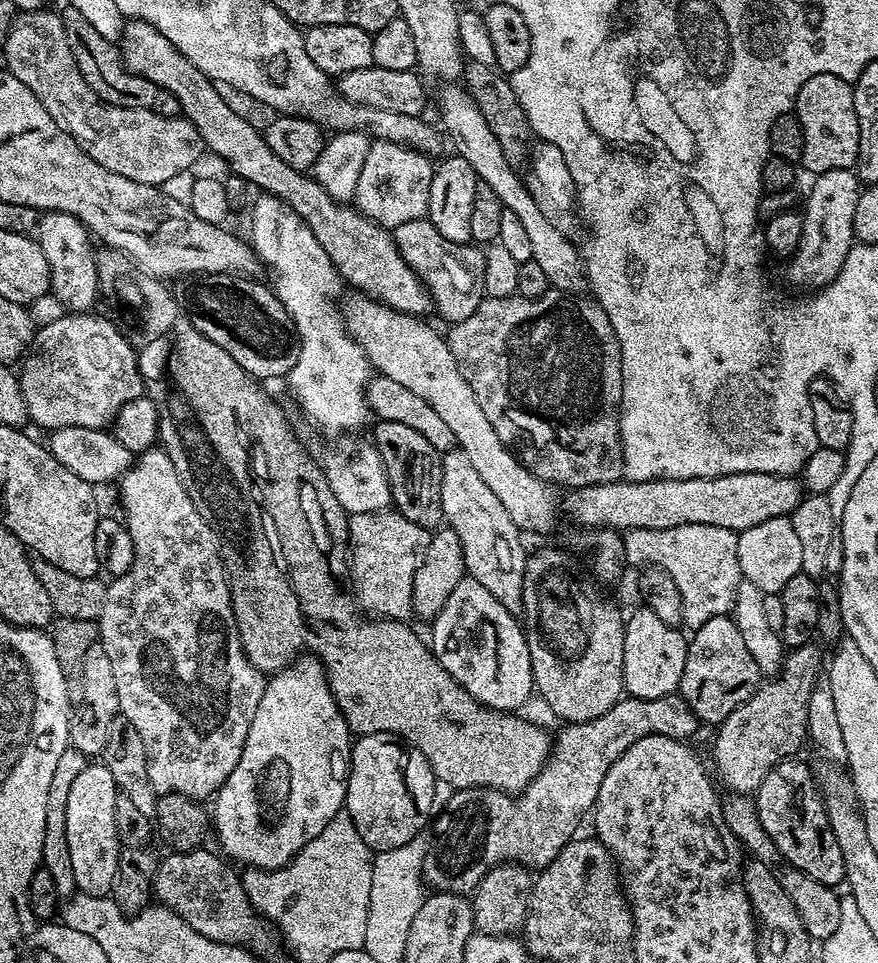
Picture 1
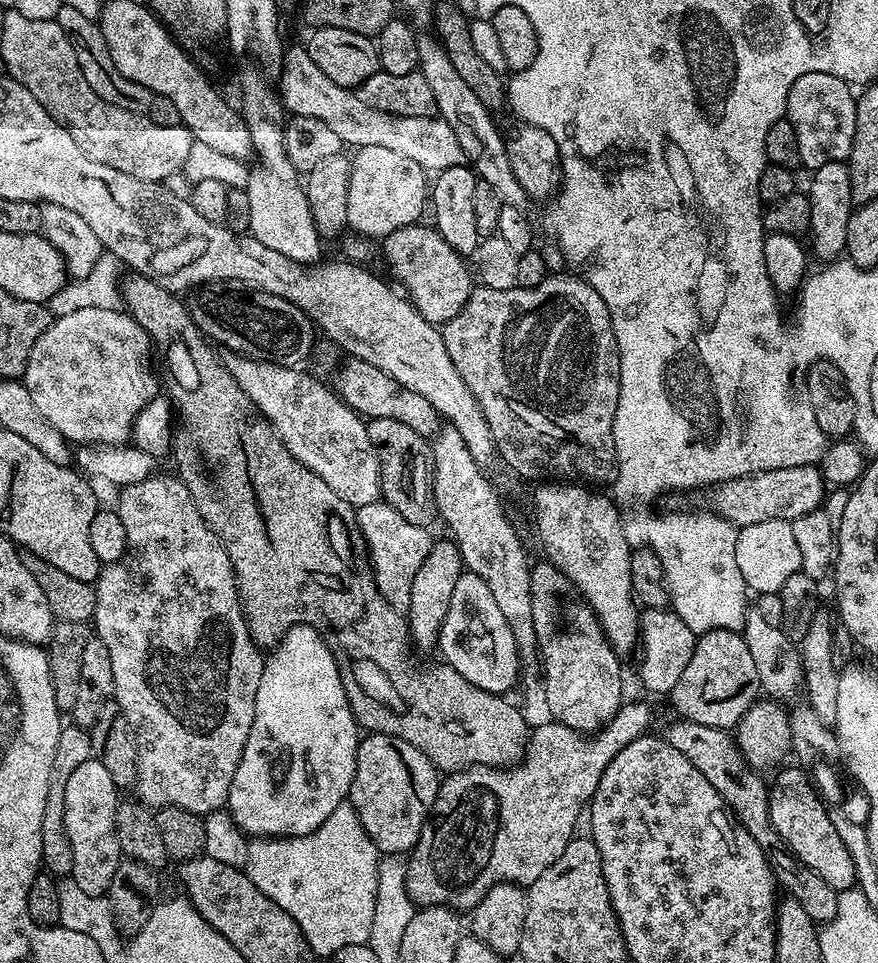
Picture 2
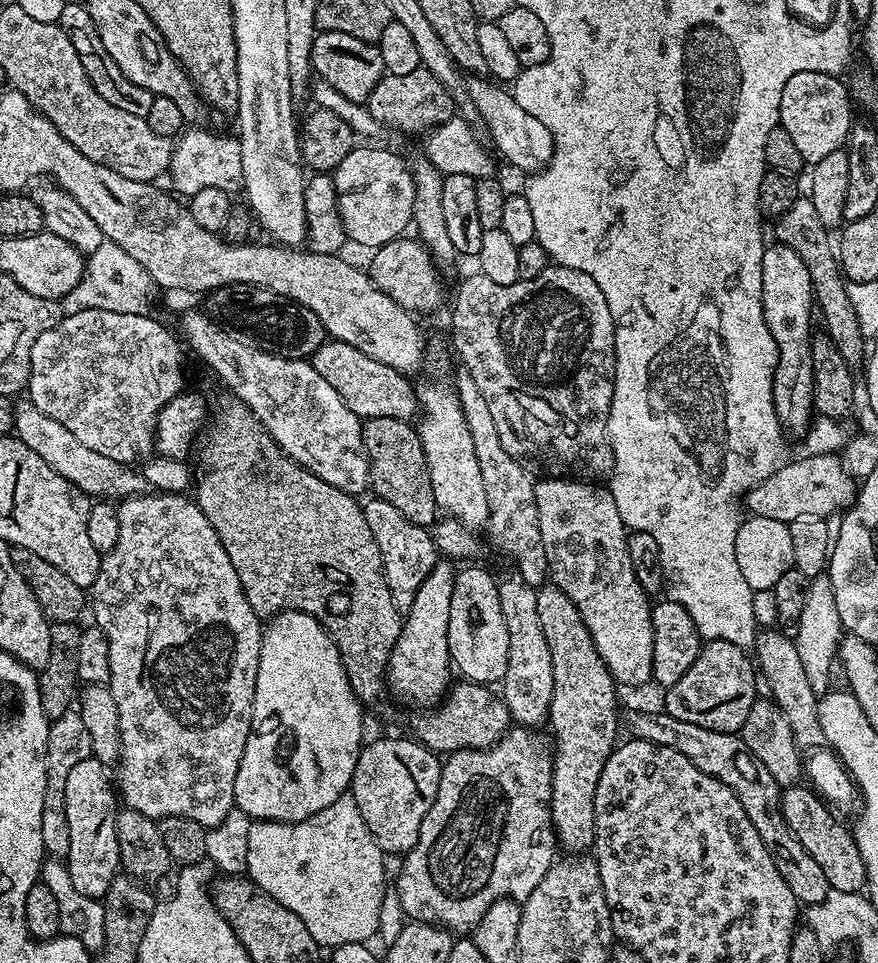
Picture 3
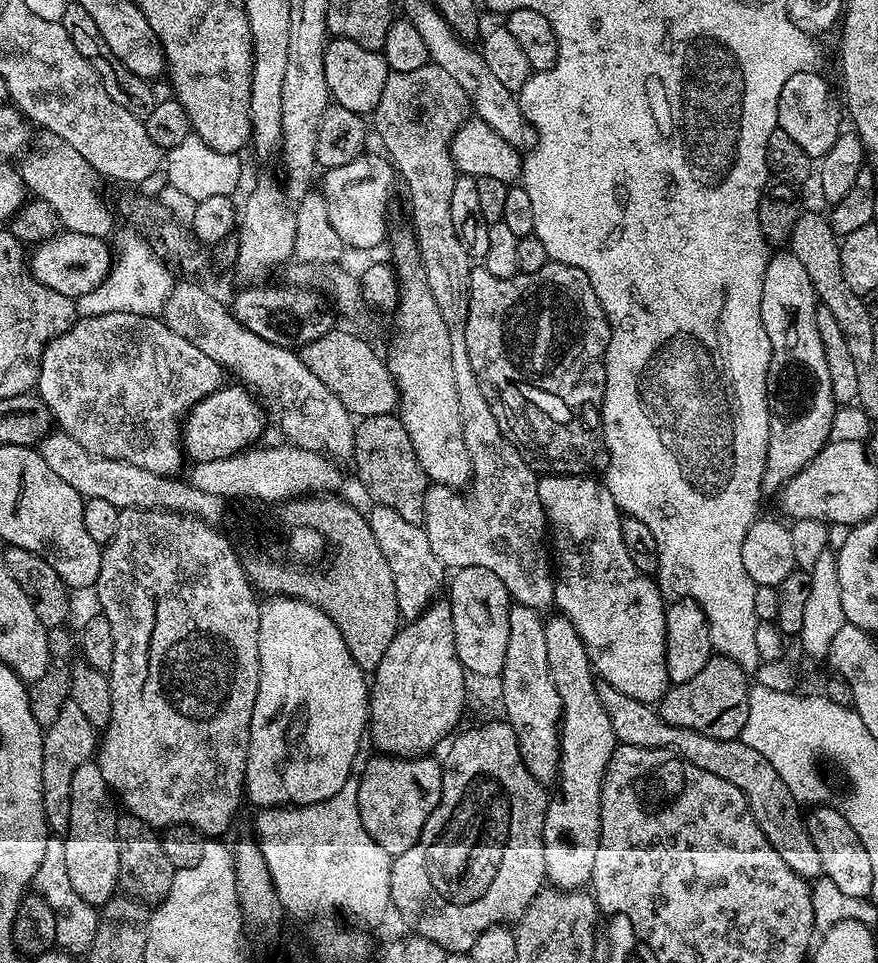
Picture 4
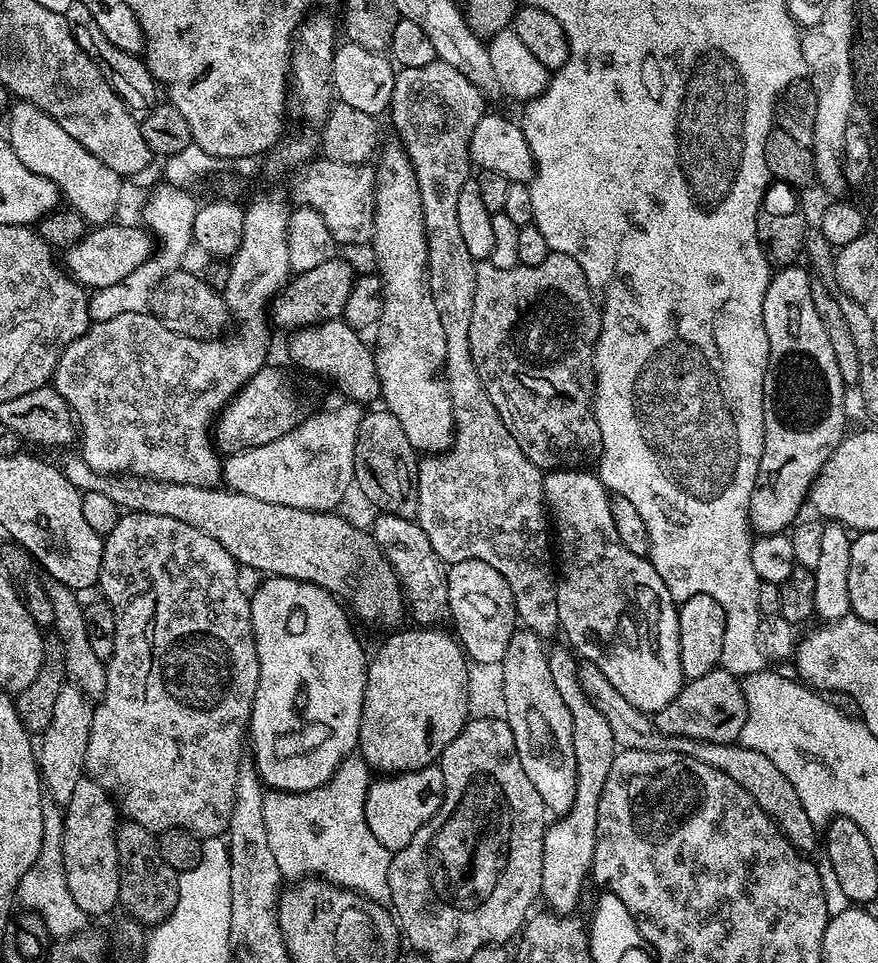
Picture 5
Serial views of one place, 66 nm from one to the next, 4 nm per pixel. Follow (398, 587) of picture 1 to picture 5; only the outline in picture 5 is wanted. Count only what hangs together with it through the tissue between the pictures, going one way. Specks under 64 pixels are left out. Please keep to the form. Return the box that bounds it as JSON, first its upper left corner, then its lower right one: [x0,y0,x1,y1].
[370,514,448,626]

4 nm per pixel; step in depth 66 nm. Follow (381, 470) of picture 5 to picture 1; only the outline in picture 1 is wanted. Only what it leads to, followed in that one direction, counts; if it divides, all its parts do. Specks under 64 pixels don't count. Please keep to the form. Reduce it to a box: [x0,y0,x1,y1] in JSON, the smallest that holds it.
[370,420,444,530]

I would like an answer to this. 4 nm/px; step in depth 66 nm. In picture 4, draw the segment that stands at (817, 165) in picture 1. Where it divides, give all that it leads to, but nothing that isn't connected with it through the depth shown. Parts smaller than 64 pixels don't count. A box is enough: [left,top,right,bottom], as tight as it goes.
[776,71,842,158]

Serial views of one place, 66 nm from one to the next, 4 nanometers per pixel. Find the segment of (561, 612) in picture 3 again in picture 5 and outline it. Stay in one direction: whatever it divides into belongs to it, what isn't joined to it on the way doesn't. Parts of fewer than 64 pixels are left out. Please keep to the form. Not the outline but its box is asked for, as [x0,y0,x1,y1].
[540,646,617,916]

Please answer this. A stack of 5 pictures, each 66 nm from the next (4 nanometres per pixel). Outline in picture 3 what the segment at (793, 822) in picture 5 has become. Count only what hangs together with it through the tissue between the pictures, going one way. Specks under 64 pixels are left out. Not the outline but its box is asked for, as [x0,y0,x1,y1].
[628,711,829,906]

